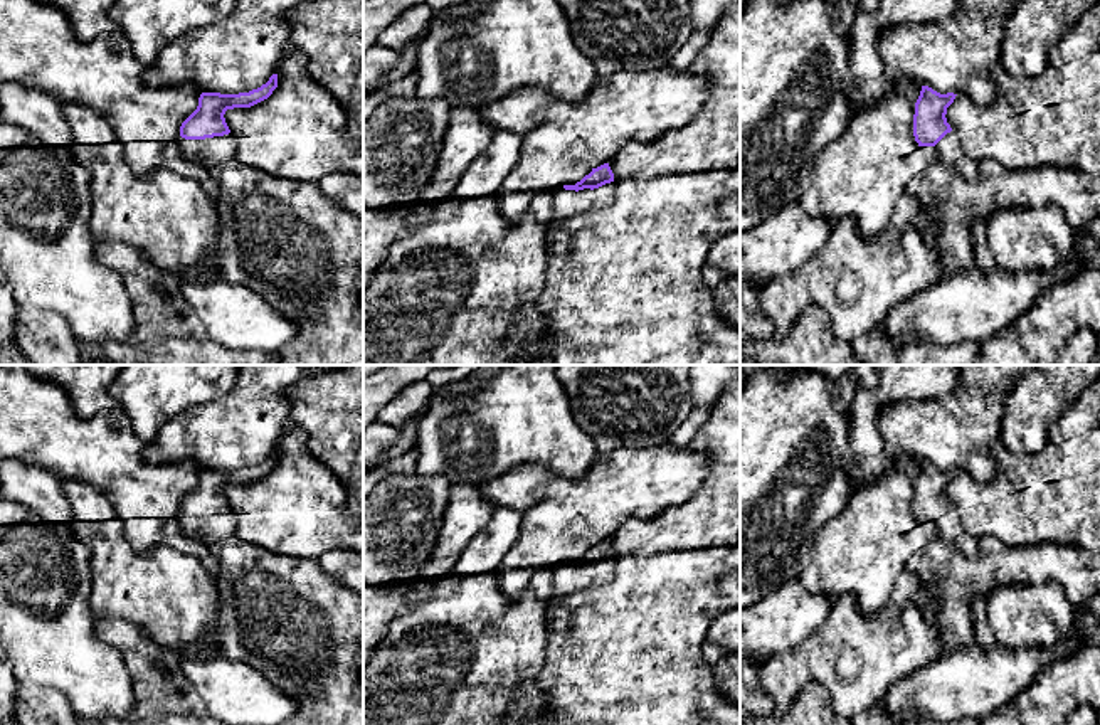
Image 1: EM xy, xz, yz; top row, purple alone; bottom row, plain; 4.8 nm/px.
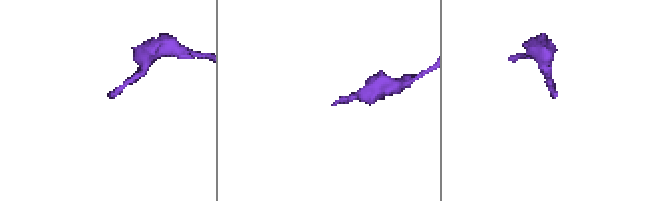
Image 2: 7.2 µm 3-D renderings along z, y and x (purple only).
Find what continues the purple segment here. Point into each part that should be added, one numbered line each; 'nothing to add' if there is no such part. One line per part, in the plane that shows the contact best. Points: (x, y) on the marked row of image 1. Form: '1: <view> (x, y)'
1: xz (567, 204)

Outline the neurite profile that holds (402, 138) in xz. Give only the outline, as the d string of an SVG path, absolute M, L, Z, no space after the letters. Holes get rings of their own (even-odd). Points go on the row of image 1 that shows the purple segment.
M390 98L363 121L363 289L370 286L389 257L390 246L405 239L414 225L427 222L437 202L422 205L419 190L431 180L452 106L444 98Z

